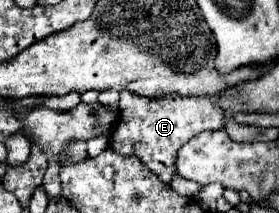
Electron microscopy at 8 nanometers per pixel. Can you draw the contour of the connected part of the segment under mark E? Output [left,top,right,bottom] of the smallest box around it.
[110,90,224,182]

